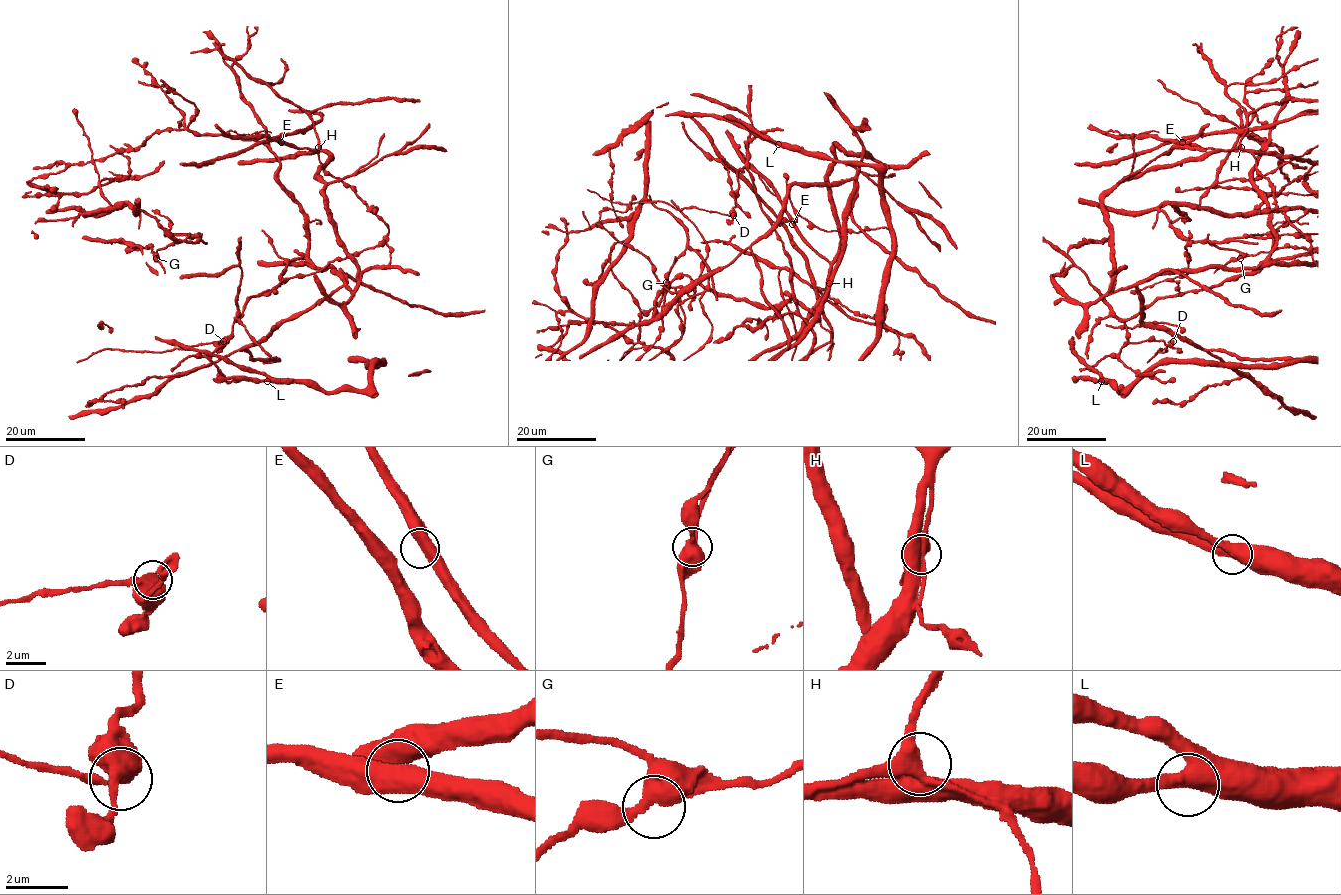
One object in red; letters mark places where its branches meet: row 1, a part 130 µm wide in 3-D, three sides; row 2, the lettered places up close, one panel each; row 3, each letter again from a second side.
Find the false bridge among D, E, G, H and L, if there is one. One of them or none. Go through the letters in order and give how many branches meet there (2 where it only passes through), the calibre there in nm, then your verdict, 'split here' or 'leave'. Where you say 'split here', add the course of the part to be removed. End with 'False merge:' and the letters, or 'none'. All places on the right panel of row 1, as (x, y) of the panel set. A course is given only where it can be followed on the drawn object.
D: 2 branches meet; 550 nm thick; split here; foreign part runs (1173, 341), (1165, 348), (1167, 350), (1159, 351), (1160, 348), (1147, 362)
E: 2 branches meet; 550 nm thick; leave
G: 2 branches meet; 480 nm thick; leave
H: 2 branches meet; 500 nm thick; leave
L: 2 branches meet; 550 nm thick; leave
False merge: D

